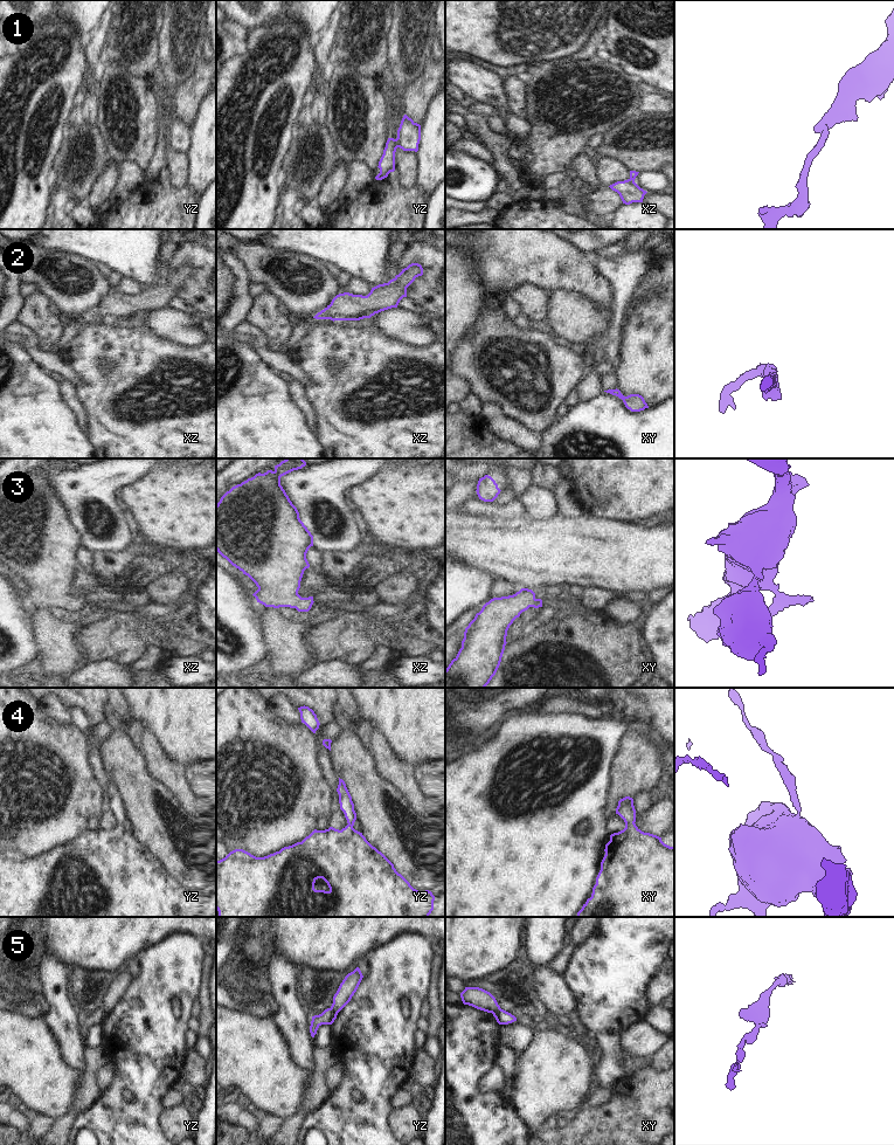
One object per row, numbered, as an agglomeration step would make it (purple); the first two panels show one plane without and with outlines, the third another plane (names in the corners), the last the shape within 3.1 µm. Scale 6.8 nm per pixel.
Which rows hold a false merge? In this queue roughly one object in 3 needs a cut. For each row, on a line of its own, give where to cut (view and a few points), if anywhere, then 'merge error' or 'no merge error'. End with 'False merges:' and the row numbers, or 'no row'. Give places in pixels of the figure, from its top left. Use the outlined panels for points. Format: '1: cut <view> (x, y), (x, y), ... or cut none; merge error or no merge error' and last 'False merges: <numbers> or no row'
1: cut yz (395, 139), (397, 146); merge error
2: cut none; no merge error
3: cut none; no merge error
4: cut none; no merge error
5: cut xy (499, 1007), (492, 1013); merge error
False merges: 1, 5

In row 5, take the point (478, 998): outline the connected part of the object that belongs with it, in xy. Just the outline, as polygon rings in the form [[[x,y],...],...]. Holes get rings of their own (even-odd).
[[[465,987],[460,993],[460,998],[464,1005],[487,1013],[493,1013],[500,1008],[495,998],[490,992],[479,987]]]

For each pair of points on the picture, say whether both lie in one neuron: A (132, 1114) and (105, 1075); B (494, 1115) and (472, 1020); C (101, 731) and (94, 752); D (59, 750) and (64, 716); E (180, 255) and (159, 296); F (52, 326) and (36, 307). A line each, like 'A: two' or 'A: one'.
A: two
B: one
C: one
D: two
E: two
F: one

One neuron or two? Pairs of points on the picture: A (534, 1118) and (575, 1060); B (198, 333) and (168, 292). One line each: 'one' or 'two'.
A: one
B: two

